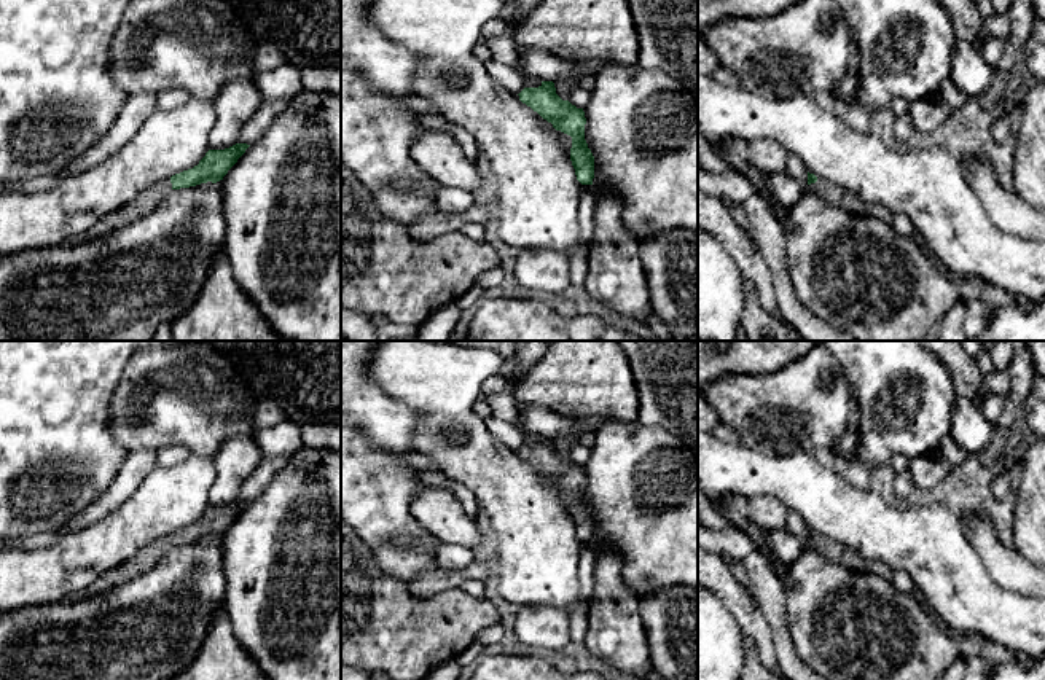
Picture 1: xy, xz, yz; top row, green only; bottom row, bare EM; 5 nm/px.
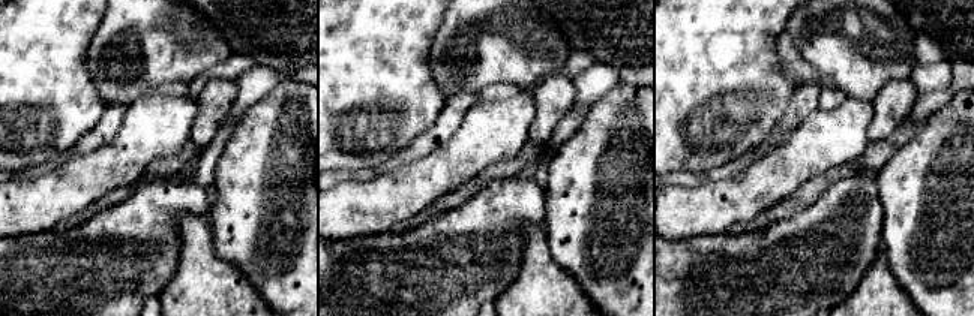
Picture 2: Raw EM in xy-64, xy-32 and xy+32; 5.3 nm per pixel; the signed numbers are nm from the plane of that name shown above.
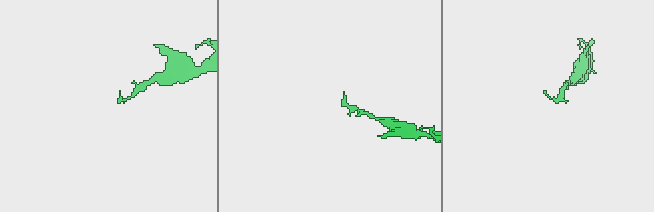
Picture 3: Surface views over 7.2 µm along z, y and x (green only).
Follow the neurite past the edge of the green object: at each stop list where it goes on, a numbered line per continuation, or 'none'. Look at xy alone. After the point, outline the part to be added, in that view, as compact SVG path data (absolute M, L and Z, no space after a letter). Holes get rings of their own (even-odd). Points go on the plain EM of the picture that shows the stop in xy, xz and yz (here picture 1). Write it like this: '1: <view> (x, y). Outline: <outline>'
1: xy (148, 556). Outline: M170 535L161 537L150 545L143 546L132 559L116 565L115 569L105 572L88 588L70 594L65 602L78 602L102 596L104 592L124 584L155 567L166 553L172 548Z

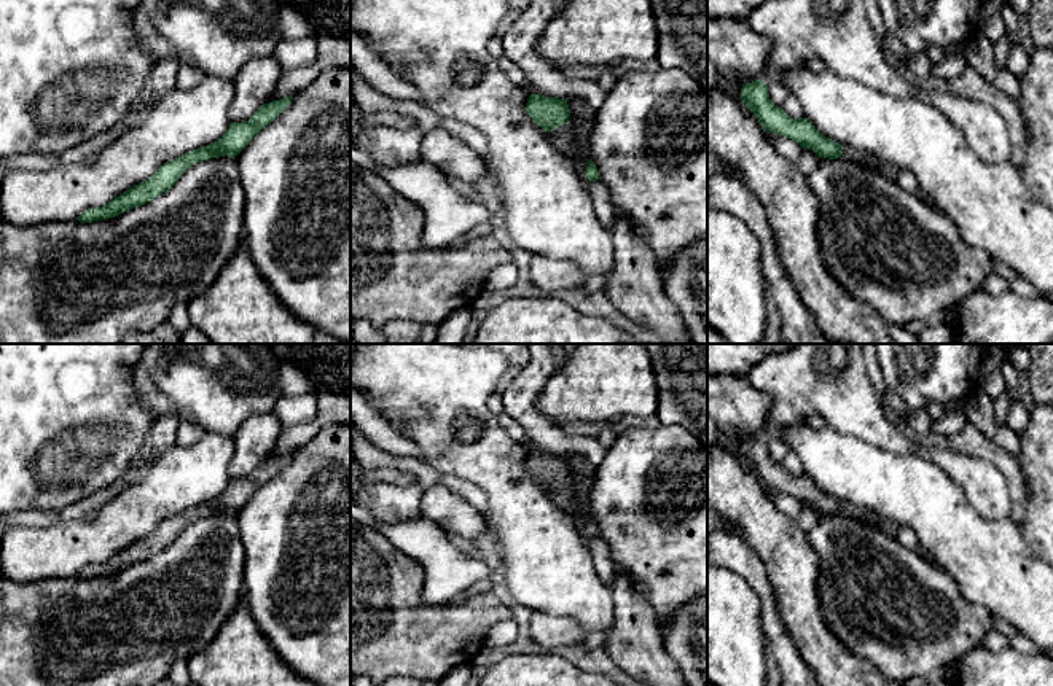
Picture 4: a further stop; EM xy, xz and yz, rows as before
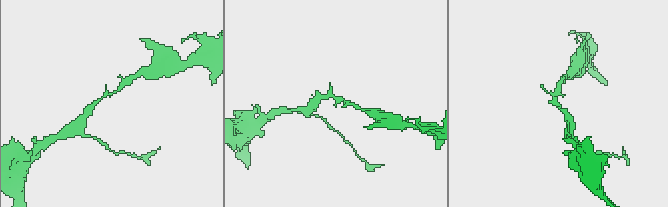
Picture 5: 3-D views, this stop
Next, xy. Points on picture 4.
none

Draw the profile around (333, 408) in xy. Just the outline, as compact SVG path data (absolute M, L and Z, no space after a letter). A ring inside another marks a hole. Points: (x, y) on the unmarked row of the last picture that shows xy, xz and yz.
M320 392L317 395L317 417L311 423L284 428L266 460L301 447L327 425L350 425L350 395Z

